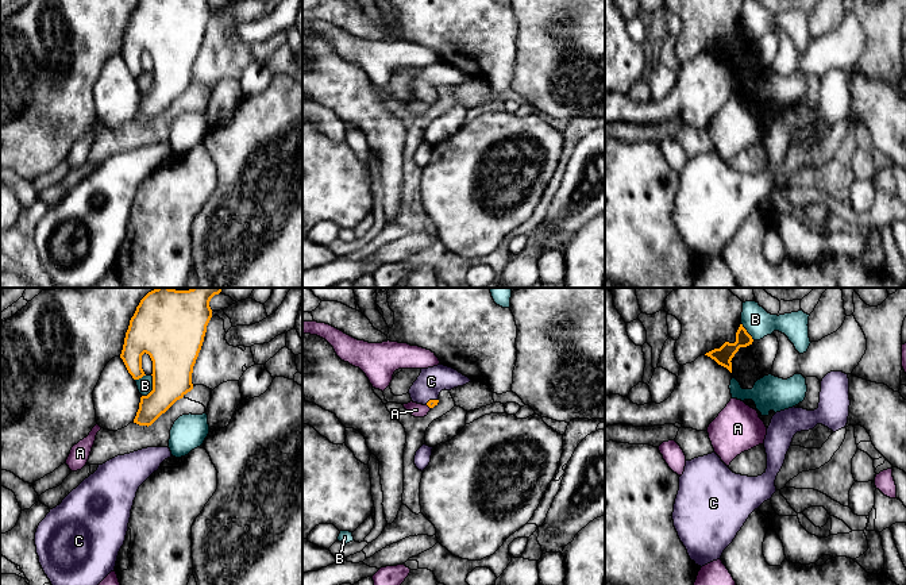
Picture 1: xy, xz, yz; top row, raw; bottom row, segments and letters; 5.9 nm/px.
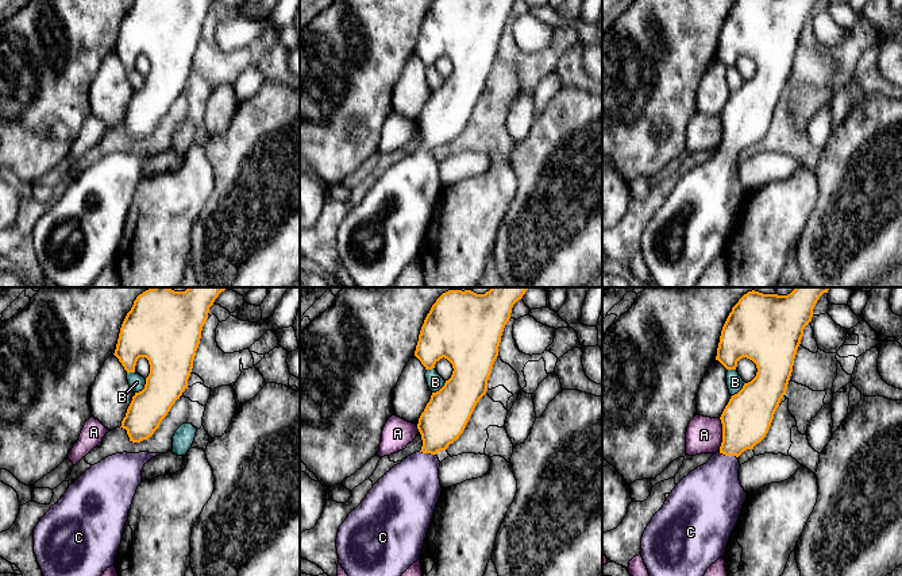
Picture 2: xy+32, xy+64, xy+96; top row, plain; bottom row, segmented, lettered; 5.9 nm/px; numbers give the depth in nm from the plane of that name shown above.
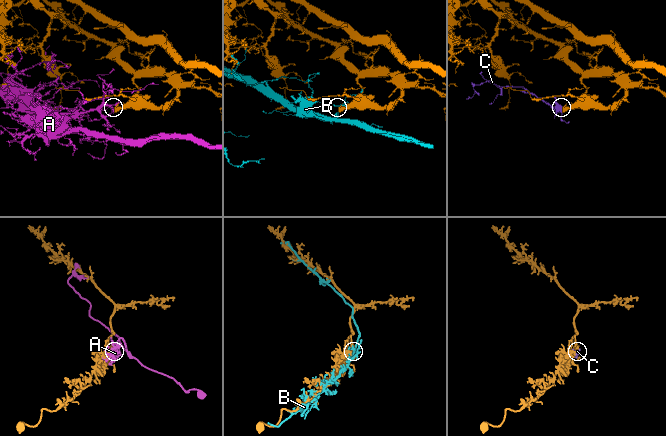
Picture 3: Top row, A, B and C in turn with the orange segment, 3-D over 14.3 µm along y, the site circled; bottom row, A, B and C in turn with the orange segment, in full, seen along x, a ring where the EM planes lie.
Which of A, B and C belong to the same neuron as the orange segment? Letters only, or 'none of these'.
C

